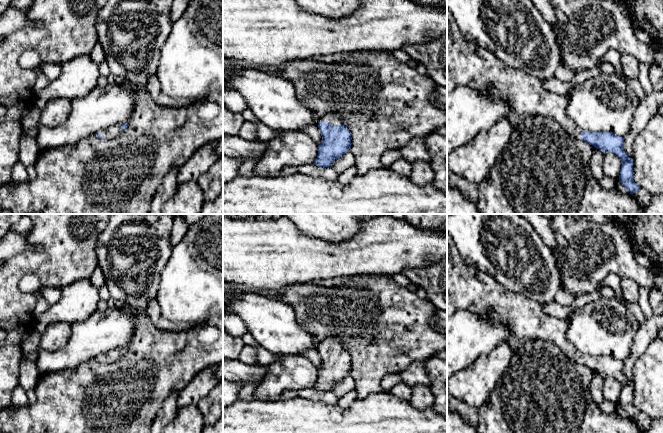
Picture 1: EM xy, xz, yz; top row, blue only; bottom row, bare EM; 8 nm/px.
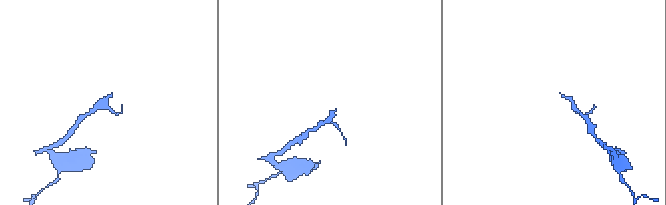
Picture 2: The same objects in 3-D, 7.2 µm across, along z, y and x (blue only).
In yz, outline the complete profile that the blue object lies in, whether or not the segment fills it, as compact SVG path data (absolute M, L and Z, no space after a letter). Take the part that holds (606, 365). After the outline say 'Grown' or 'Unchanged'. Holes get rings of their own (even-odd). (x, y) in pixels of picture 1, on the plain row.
M447 232L447 317L459 310L468 310L482 318L505 324L511 328L512 336L525 340L544 340L556 344L571 360L581 363L601 374L611 376L621 384L619 405L634 418L640 410L633 404L633 383L623 373L624 362L609 355L584 355L567 341L566 331L569 323L548 315L542 305L522 294L507 290L490 275L480 272L468 265L461 257L452 238Z. Grown

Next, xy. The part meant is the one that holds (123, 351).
M127 347L117 348L106 353L101 353L95 359L100 363L113 363L123 356L126 351Z. Grown

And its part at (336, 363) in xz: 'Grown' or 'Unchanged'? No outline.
Grown

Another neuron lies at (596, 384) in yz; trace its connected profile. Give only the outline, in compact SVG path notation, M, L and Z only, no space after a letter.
M596 373L592 378L589 386L590 394L593 398L593 401L599 406L604 400L604 395L602 392L602 387L604 384L604 377Z

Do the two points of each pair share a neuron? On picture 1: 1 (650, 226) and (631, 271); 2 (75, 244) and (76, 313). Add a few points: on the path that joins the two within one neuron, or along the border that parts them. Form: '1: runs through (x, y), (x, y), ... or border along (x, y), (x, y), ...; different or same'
1: border along (622, 226), (632, 247); different
2: border along (88, 277), (66, 284), (62, 288); different

